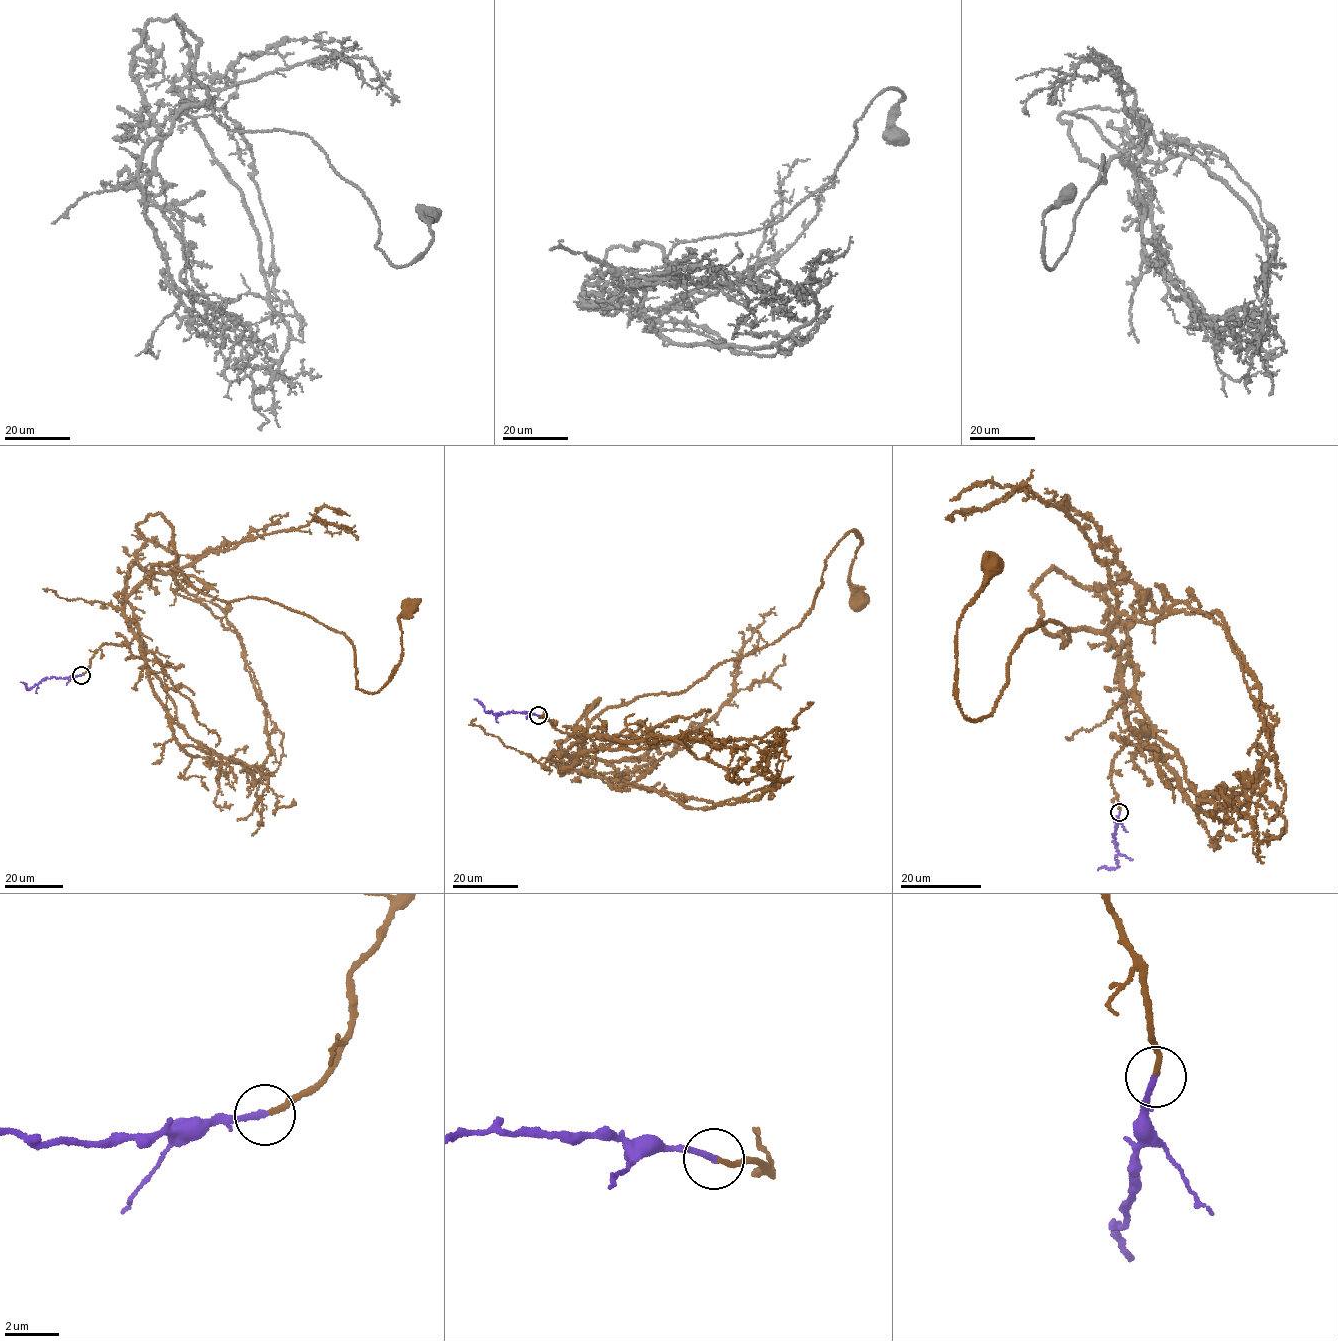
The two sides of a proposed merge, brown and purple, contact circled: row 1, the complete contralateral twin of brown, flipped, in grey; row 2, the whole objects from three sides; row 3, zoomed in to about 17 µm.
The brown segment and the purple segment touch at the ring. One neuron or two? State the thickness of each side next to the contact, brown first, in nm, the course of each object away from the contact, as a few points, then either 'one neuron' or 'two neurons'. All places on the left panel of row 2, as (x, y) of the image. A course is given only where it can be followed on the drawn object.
180 nm thick on the brown side, 220 nm on the other; brown runs (81, 675), (103, 645), (130, 642), (126, 598), (153, 564), (345, 635), (369, 693), (399, 663), (410, 606); purple runs (81, 675), (45, 677), (27, 690), (21, 681); one neuron

